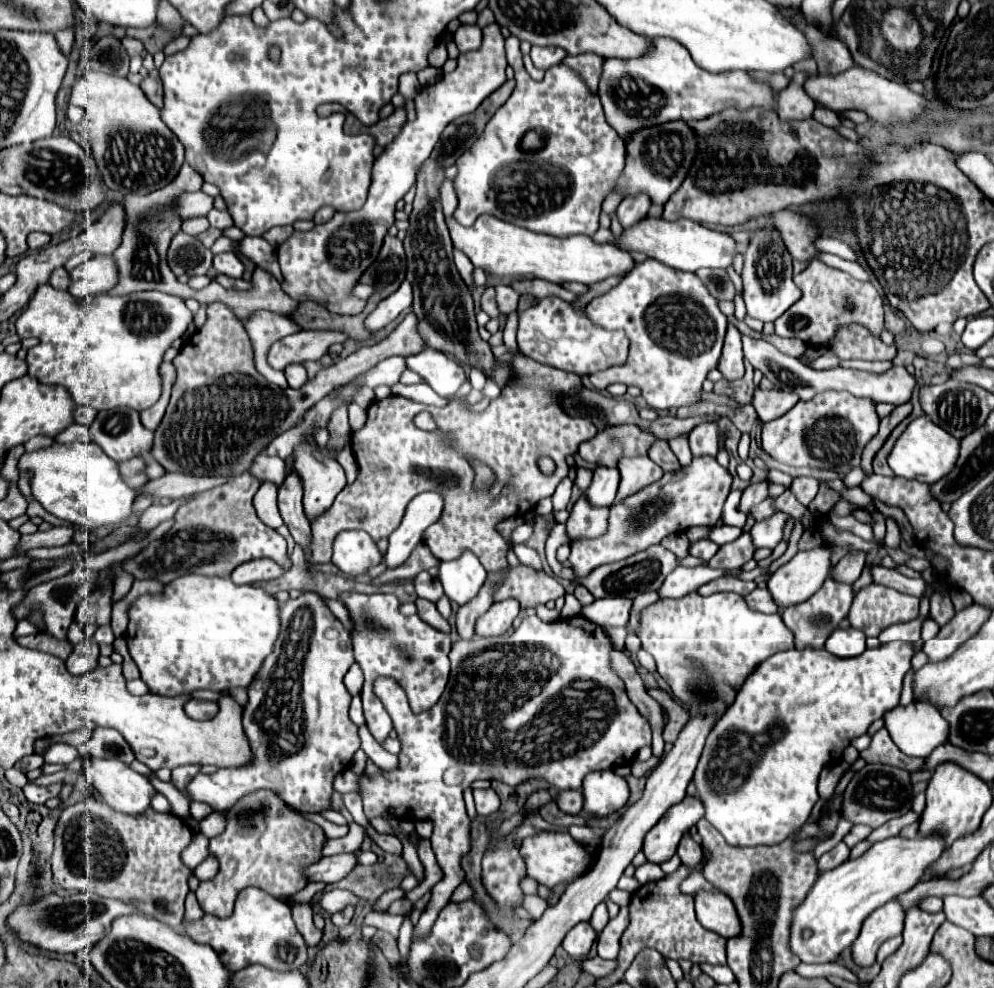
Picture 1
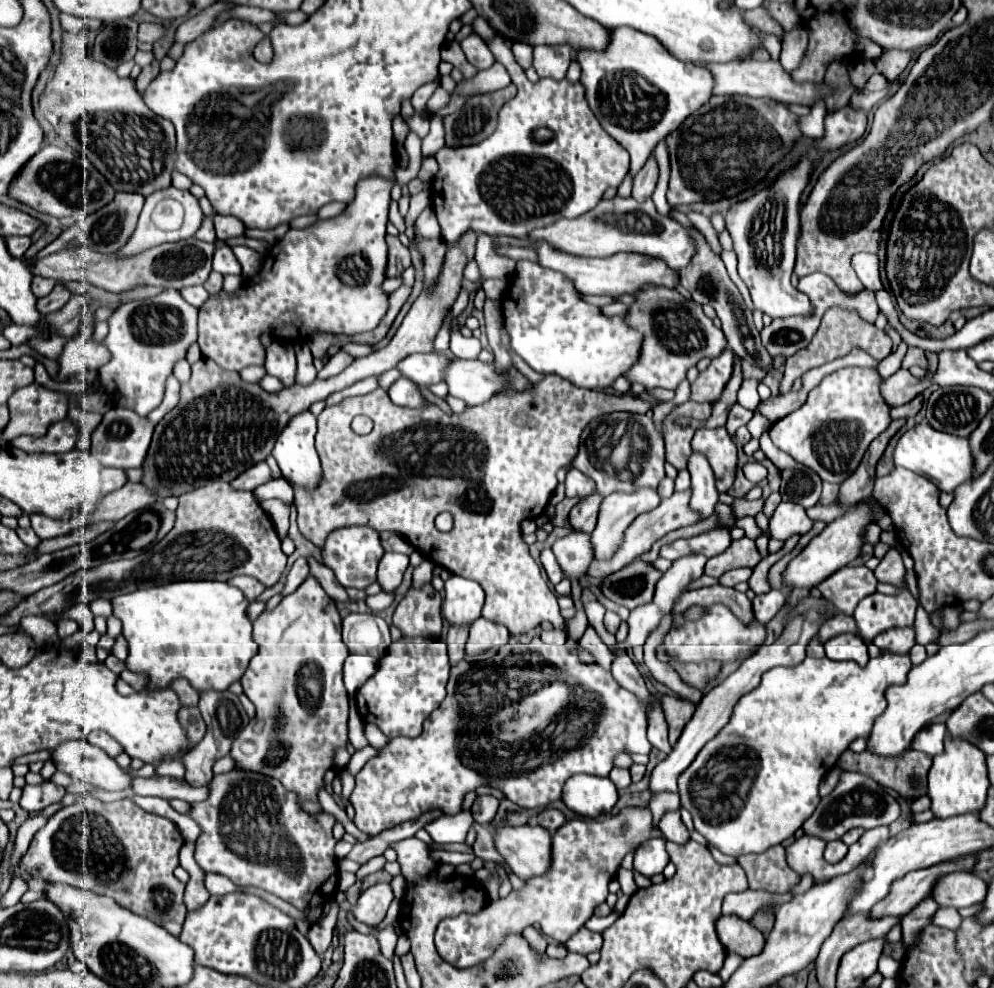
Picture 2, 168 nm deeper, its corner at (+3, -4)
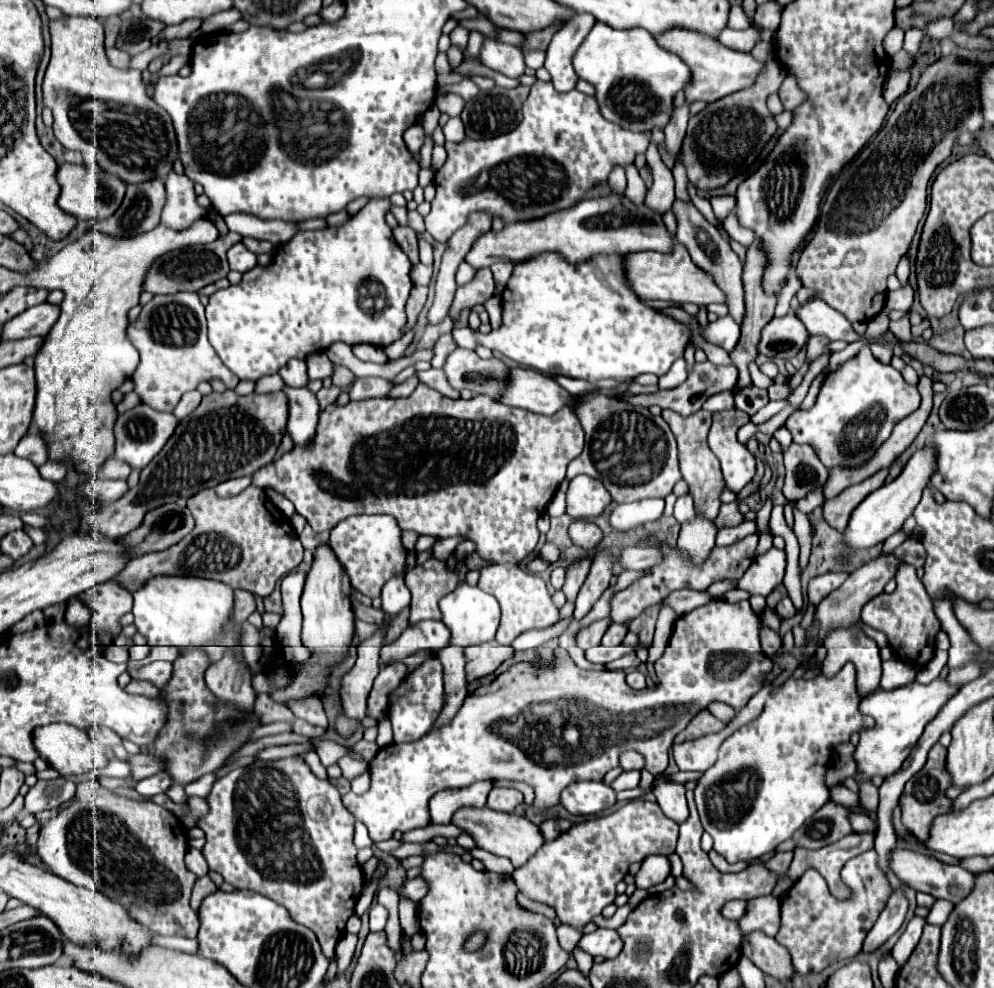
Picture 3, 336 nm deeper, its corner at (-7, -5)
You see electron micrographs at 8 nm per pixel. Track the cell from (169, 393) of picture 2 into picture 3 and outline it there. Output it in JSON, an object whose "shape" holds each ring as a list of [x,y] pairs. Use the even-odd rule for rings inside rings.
{"shape":[[[191,390],[191,392],[185,392],[183,394],[183,398],[179,400],[179,404],[175,406],[175,410],[173,410],[173,416],[175,418],[185,418],[187,414],[191,414],[193,410],[195,410],[195,406],[199,406],[199,402],[201,402],[201,394],[197,392],[197,390]]]}

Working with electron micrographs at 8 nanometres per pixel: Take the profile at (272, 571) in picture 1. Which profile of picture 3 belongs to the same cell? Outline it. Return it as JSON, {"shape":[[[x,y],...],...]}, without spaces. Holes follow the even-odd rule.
{"shape":[[[235,590],[235,622],[245,622],[249,614],[255,612],[255,608],[255,594],[247,590]]]}

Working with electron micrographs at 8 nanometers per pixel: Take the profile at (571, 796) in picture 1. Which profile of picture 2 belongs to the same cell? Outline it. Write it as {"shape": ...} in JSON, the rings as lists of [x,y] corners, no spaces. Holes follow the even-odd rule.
{"shape":[[[543,809],[537,817],[537,823],[547,831],[555,831],[565,823],[565,815],[557,809]]]}

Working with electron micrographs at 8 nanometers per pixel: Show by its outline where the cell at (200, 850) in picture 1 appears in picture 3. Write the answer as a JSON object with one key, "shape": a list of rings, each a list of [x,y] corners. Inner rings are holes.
{"shape":[[[209,876],[199,878],[199,880],[195,882],[195,888],[193,888],[193,896],[191,896],[191,908],[193,908],[193,910],[199,910],[201,900],[203,900],[205,896],[213,894],[215,890],[217,890],[217,886],[211,882],[211,878],[209,878]]]}

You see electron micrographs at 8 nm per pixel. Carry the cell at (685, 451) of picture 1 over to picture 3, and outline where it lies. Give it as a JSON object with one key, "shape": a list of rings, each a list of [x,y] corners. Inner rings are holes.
{"shape":[[[685,494],[685,496],[681,496],[677,500],[675,514],[673,516],[683,524],[683,520],[689,520],[691,518],[691,512],[695,512],[695,508],[693,508],[693,496],[691,494]]]}

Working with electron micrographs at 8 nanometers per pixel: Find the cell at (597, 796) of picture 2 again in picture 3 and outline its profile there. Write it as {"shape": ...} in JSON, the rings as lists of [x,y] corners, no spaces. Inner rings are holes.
{"shape":[[[575,782],[561,792],[561,804],[571,814],[593,816],[617,802],[615,790],[605,782]]]}

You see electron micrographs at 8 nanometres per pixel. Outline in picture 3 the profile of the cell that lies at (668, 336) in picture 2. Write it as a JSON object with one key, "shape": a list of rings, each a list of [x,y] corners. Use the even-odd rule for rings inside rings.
{"shape":[[[723,316],[717,322],[709,322],[707,326],[699,326],[699,330],[705,342],[721,346],[727,352],[731,352],[737,346],[739,334],[741,334],[739,324],[735,324],[735,320],[731,320],[729,316]]]}

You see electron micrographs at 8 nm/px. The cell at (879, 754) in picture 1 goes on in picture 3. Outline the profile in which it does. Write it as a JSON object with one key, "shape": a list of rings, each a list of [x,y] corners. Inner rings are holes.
{"shape":[[[935,744],[929,752],[927,764],[921,768],[919,774],[915,774],[907,782],[905,792],[899,800],[899,806],[903,812],[901,820],[903,820],[905,828],[909,828],[909,832],[915,834],[919,840],[923,840],[923,836],[927,836],[927,828],[931,826],[931,820],[939,814],[949,812],[949,808],[951,808],[951,800],[945,796],[945,790],[951,786],[951,776],[947,776],[947,770],[945,770],[945,756],[947,756],[947,750],[941,744]]]}

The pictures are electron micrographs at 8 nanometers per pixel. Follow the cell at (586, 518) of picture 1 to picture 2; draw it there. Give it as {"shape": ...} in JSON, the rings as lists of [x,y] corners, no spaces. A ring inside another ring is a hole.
{"shape":[[[571,531],[567,537],[557,539],[553,545],[553,553],[567,579],[579,579],[581,575],[585,575],[593,559],[589,535],[581,531]]]}

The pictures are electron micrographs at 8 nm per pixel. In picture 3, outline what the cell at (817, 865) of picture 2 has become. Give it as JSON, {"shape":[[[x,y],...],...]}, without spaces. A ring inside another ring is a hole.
{"shape":[[[869,850],[867,854],[867,880],[857,880],[859,870],[843,870],[843,882],[851,890],[851,898],[839,900],[831,896],[825,878],[815,868],[809,868],[781,898],[781,930],[775,940],[789,950],[797,972],[821,972],[823,968],[831,966],[833,960],[839,962],[855,958],[861,952],[863,940],[879,916],[879,908],[883,908],[883,900],[887,900],[889,888],[887,876],[879,876],[875,850]]]}

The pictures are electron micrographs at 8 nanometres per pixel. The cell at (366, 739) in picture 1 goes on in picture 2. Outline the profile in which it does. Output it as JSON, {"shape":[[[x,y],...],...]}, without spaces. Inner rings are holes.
{"shape":[[[349,695],[349,741],[355,749],[361,749],[367,745],[367,739],[363,735],[363,720],[356,705],[355,696]]]}

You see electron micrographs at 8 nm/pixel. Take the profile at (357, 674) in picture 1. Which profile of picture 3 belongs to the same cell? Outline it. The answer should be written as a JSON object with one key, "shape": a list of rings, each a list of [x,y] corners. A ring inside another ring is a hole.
{"shape":[[[425,620],[417,626],[409,626],[393,644],[387,644],[381,648],[381,660],[379,666],[387,666],[391,660],[407,658],[419,650],[441,650],[449,646],[451,632],[443,622],[437,620]]]}

